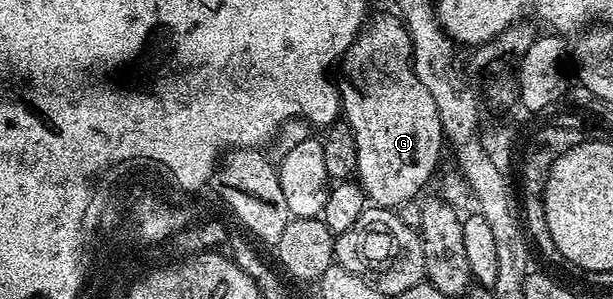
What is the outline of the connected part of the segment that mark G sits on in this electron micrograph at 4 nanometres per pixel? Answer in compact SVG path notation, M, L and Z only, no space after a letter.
M400 16L393 17L377 17L368 22L357 34L351 43L351 47L346 51L343 58L345 64L345 78L340 78L339 88L341 90L341 107L343 110L343 121L349 125L354 133L355 146L358 152L358 165L355 174L356 180L365 191L365 196L374 206L384 207L386 209L396 210L397 206L414 200L418 196L417 192L424 187L429 181L429 176L437 169L437 160L441 157L441 145L443 146L443 134L441 132L441 124L439 123L439 111L435 109L435 99L431 99L431 95L427 91L427 87L423 87L423 83L419 83L419 79L415 75L411 64L411 46L409 44L409 33Z

